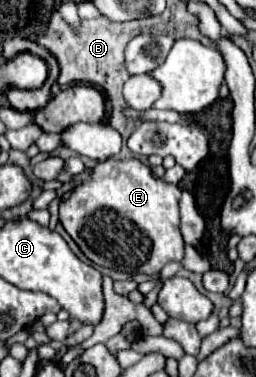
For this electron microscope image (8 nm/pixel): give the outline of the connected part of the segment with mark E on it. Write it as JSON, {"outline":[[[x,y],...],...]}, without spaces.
{"outline":[[[106,159],[98,165],[92,167],[92,179],[88,183],[82,183],[74,189],[72,197],[68,201],[60,203],[60,221],[64,225],[64,229],[68,231],[68,235],[76,241],[76,245],[82,249],[82,253],[96,265],[102,267],[110,267],[116,271],[128,271],[128,273],[158,273],[166,263],[170,261],[180,261],[184,255],[184,241],[182,241],[182,233],[180,233],[180,211],[178,211],[178,199],[180,199],[180,189],[178,185],[170,185],[158,177],[154,177],[152,169],[148,165],[142,165],[138,159],[128,159],[128,161],[120,161],[120,159]]]}

